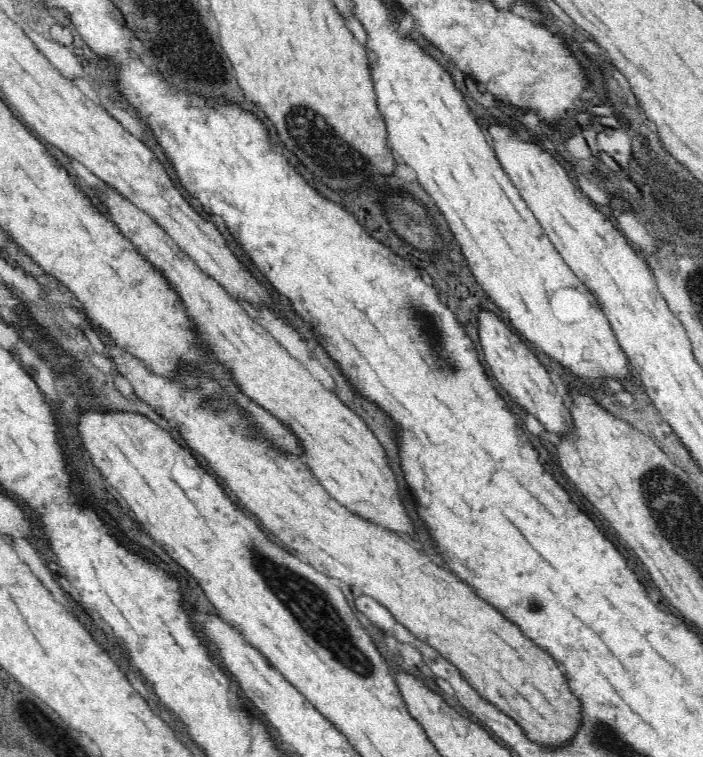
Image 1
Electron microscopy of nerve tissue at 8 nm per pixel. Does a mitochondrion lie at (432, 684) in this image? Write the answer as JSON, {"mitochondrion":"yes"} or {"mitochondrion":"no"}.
{"mitochondrion":"no"}

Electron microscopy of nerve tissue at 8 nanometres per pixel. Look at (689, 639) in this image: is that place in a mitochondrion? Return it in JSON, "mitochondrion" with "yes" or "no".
{"mitochondrion":"no"}

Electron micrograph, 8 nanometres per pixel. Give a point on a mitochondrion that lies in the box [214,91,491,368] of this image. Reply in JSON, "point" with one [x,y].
{"point":[312,135]}

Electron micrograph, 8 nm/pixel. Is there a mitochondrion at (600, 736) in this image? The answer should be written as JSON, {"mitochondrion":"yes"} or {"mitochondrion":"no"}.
{"mitochondrion":"yes"}

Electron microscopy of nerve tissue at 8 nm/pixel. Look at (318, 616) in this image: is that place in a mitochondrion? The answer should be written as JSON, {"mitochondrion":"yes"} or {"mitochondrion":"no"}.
{"mitochondrion":"yes"}

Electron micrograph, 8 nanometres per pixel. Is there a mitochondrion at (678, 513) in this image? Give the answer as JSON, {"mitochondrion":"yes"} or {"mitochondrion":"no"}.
{"mitochondrion":"yes"}

